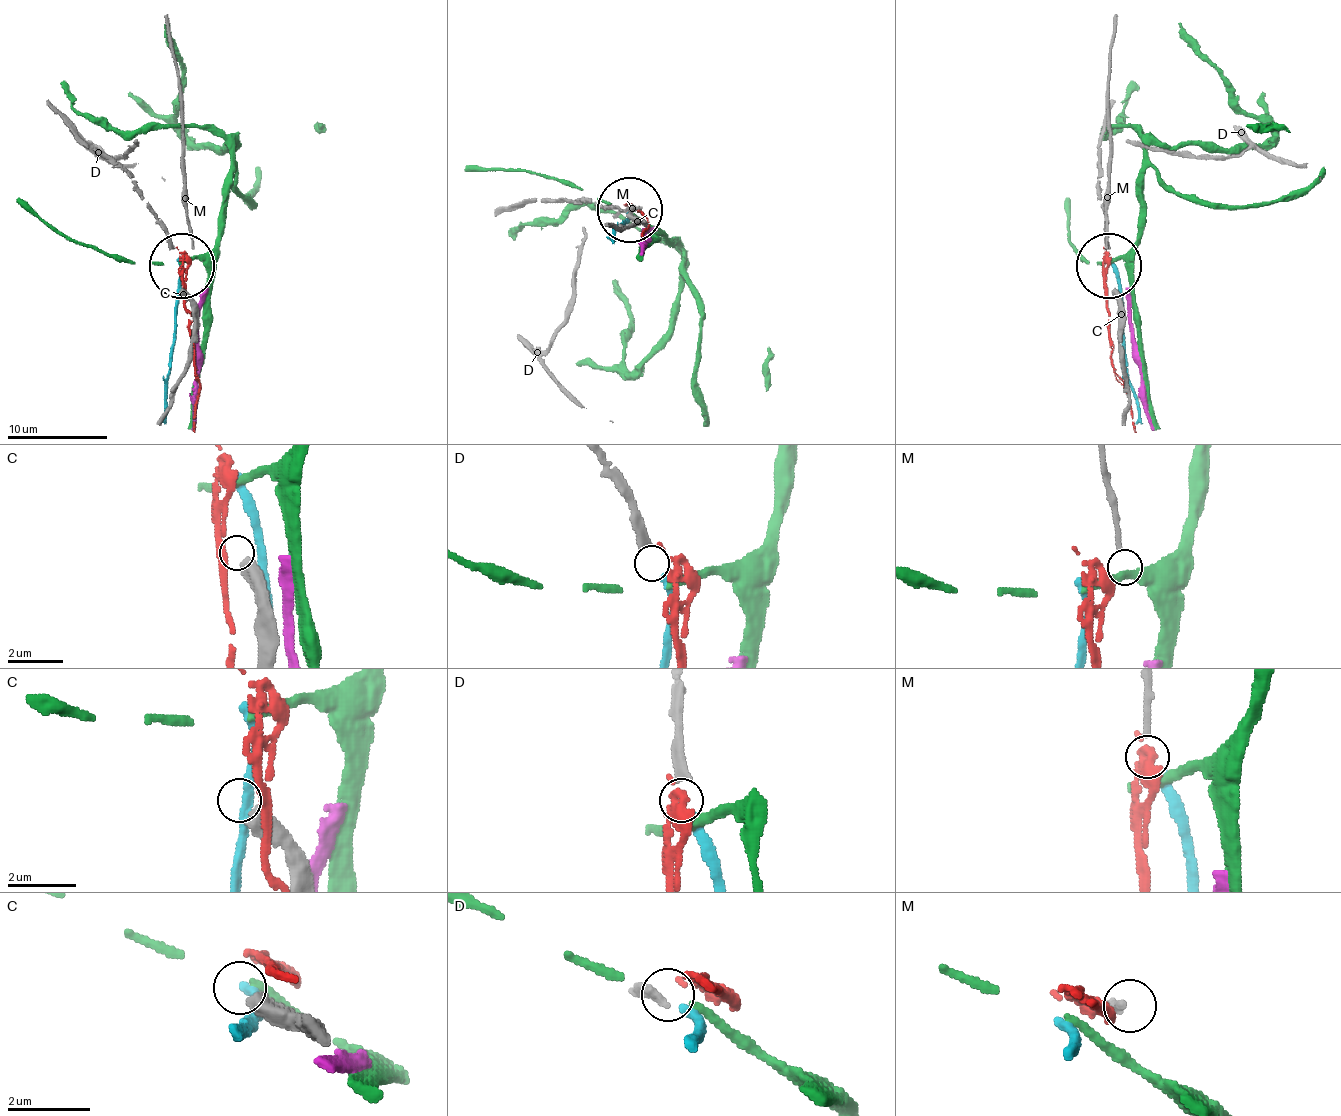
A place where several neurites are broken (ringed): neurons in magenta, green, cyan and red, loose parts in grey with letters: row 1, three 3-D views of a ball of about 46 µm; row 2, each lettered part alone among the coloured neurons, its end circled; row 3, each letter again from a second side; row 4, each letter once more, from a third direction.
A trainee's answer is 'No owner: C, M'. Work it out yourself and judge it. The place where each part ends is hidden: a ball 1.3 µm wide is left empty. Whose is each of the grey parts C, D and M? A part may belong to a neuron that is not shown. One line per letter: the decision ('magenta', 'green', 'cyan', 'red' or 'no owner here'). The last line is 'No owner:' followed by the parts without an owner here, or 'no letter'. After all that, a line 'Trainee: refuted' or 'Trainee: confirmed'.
C: no owner here
D: cyan
M: no owner here
No owner: C, M
Trainee: confirmed

